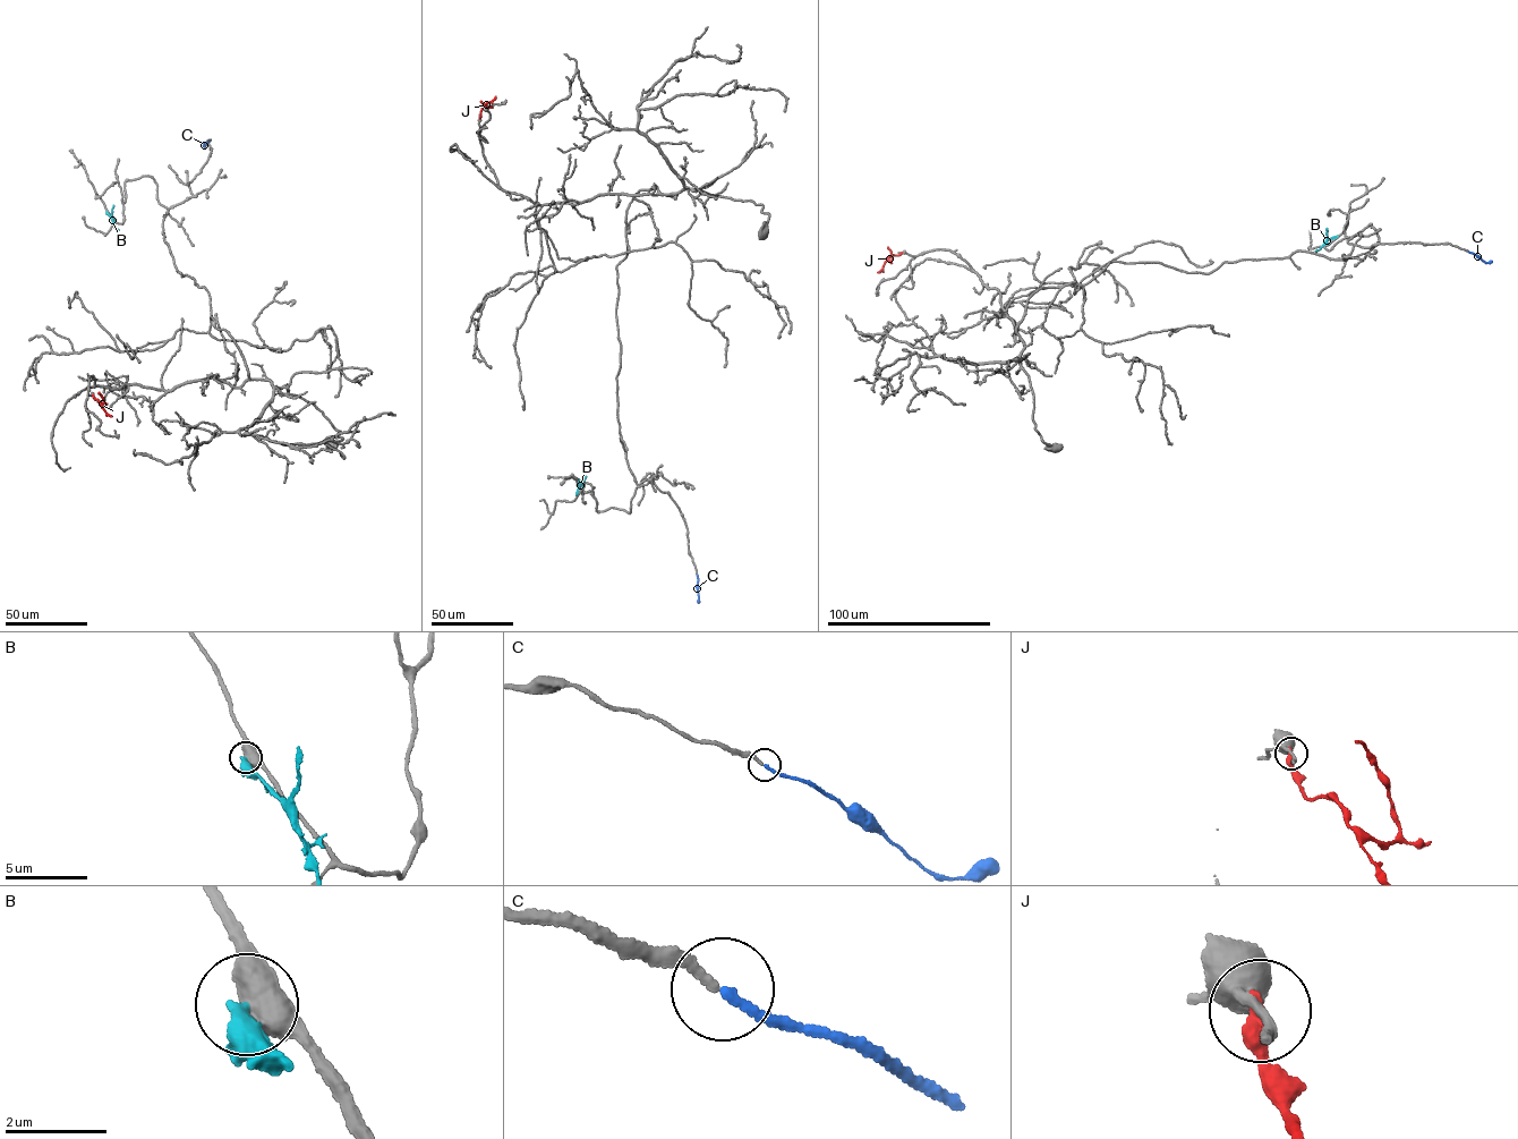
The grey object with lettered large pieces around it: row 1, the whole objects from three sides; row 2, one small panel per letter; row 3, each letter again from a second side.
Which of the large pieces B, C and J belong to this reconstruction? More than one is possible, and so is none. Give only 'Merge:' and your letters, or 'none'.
Merge: C

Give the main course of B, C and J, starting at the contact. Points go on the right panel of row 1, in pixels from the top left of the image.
B: (1337, 236), (1327, 239), (1316, 251)
C: (1468, 252), (1484, 262), (1492, 261)
J: (902, 253), (889, 256), (890, 261), (887, 247)

